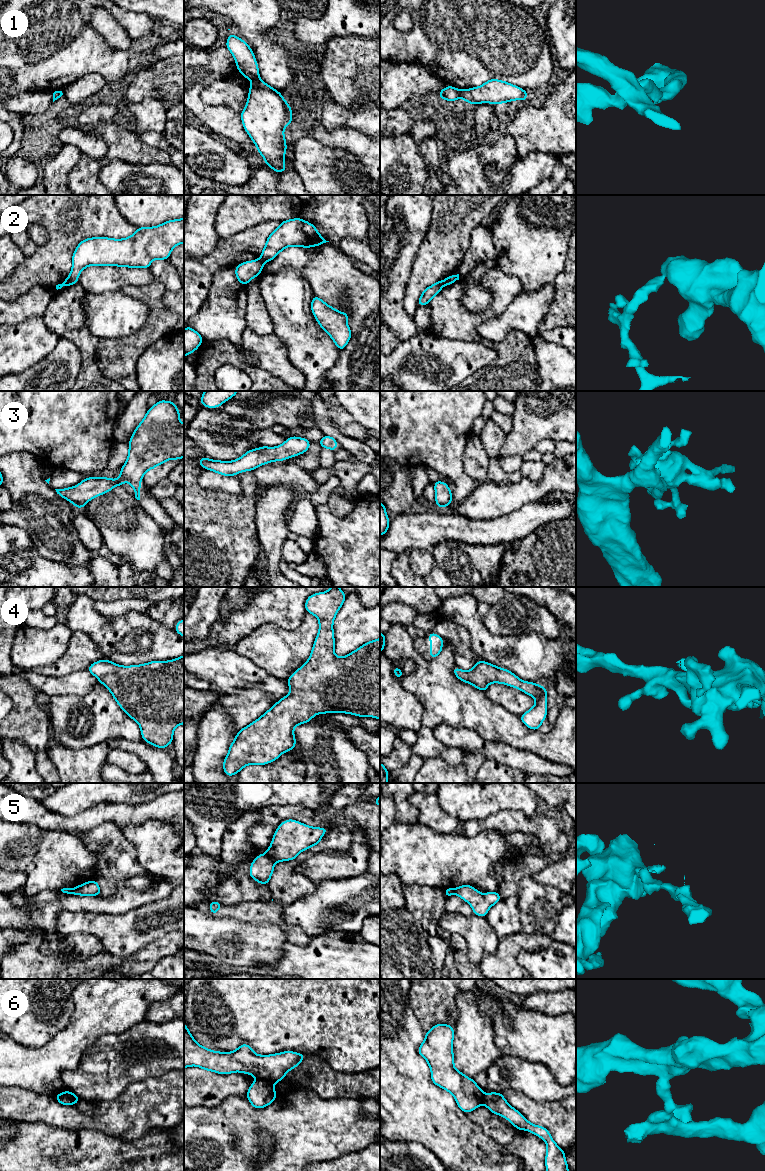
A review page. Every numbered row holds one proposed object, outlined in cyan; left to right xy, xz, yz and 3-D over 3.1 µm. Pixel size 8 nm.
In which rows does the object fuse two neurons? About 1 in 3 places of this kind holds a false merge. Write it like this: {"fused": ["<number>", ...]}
{"fused": ["1", "2", "5", "6"]}

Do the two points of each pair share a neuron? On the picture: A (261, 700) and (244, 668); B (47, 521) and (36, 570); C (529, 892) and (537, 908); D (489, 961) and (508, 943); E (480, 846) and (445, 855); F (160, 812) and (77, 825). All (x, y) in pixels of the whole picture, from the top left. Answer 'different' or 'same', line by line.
A: different
B: different
C: same
D: same
E: same
F: same

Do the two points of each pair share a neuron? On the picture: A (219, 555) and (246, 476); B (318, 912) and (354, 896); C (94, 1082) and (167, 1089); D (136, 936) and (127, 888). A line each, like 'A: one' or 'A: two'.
A: one
B: one
C: two
D: two

